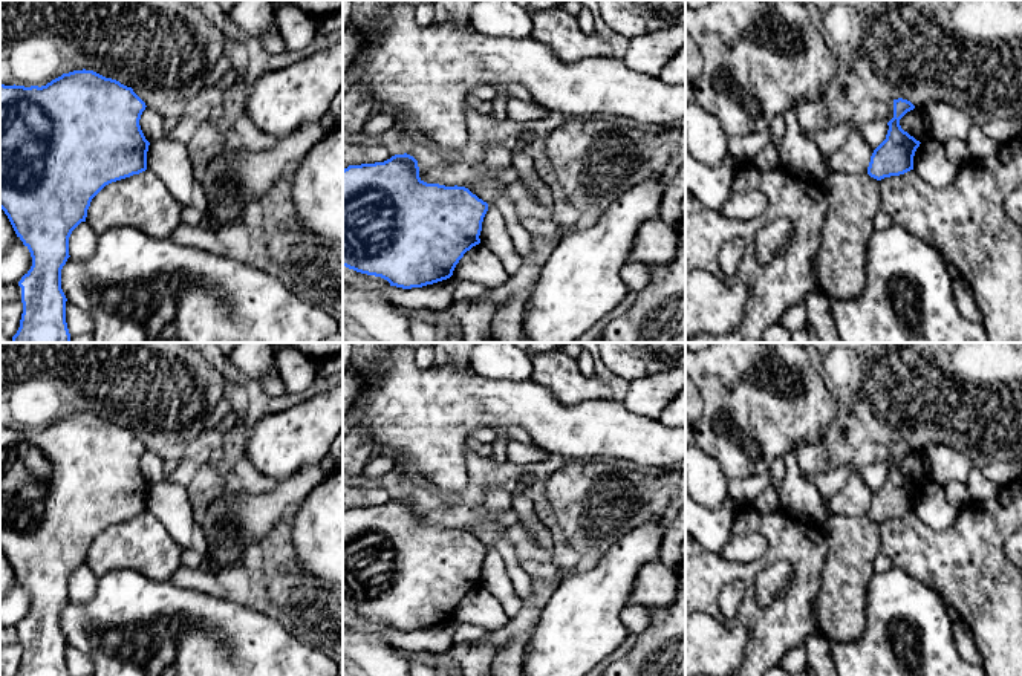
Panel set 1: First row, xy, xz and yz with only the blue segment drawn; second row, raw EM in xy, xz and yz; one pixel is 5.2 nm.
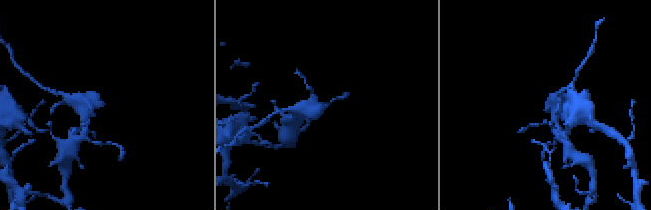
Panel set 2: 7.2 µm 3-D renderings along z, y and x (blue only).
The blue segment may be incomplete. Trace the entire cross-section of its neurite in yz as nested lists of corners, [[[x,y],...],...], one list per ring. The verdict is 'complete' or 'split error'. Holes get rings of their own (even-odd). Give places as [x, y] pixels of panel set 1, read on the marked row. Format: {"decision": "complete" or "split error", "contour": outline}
{"decision": "complete", "contour": [[[903,98],[893,99],[893,118],[887,122],[886,139],[874,150],[867,174],[877,180],[913,170],[913,156],[919,141],[904,132],[900,119],[915,106]]]}

